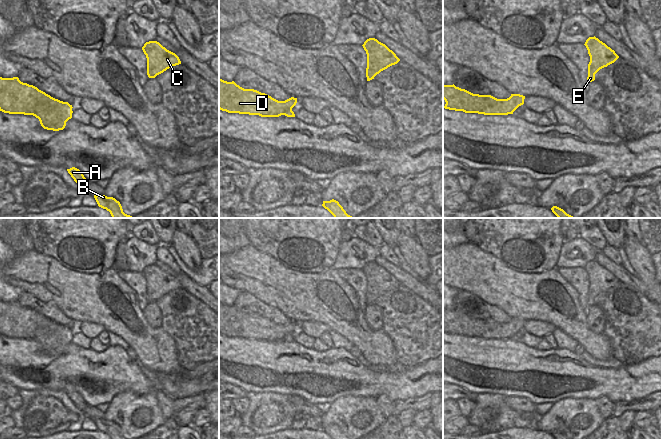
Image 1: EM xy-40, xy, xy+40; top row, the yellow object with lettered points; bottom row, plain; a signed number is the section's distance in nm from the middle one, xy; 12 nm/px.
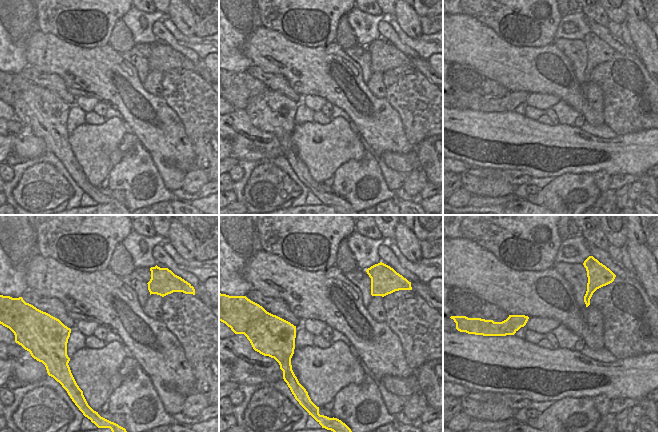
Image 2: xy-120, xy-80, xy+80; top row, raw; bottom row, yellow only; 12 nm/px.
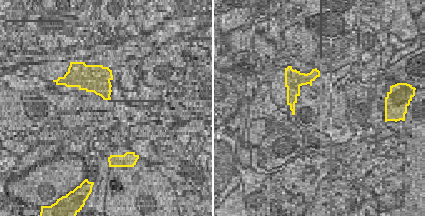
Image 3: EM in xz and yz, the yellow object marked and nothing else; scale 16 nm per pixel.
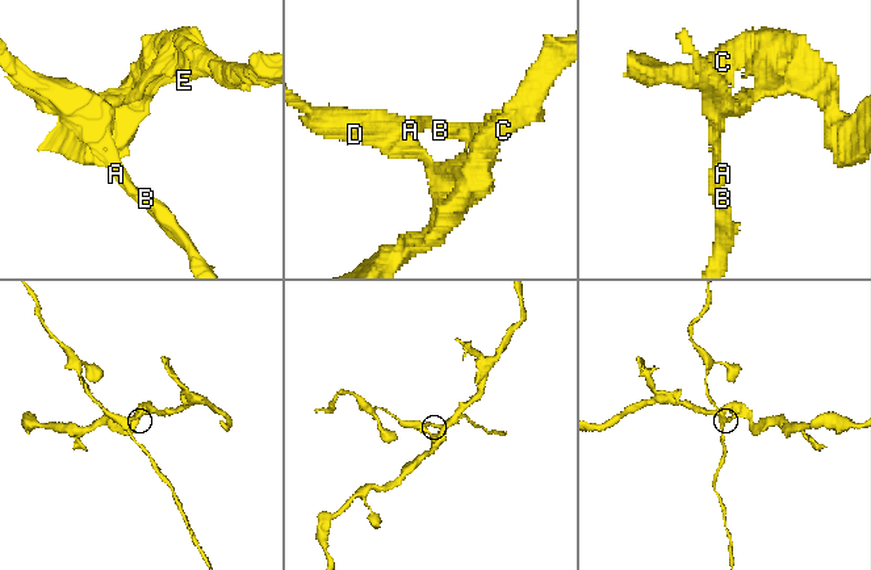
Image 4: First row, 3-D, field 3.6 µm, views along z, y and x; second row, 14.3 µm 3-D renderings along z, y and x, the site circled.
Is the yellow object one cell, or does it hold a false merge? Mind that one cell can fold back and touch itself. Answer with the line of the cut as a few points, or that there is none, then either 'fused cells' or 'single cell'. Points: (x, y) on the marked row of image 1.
cut xy (276, 100), (283, 103), (285, 111), (291, 110); fused cells

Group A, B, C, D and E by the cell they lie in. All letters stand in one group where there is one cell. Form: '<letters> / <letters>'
A B D / C E

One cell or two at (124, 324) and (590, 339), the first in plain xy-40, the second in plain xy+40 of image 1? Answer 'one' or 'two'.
one

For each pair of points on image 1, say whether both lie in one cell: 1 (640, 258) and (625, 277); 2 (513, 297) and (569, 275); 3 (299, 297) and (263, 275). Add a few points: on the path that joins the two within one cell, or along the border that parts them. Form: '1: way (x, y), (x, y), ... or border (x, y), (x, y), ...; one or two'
1: border (635, 274), (644, 284), (646, 288), (645, 294); two
2: border (557, 268), (558, 272), (574, 288), (578, 295); two
3: way (290, 293), (286, 289), (272, 283); one

